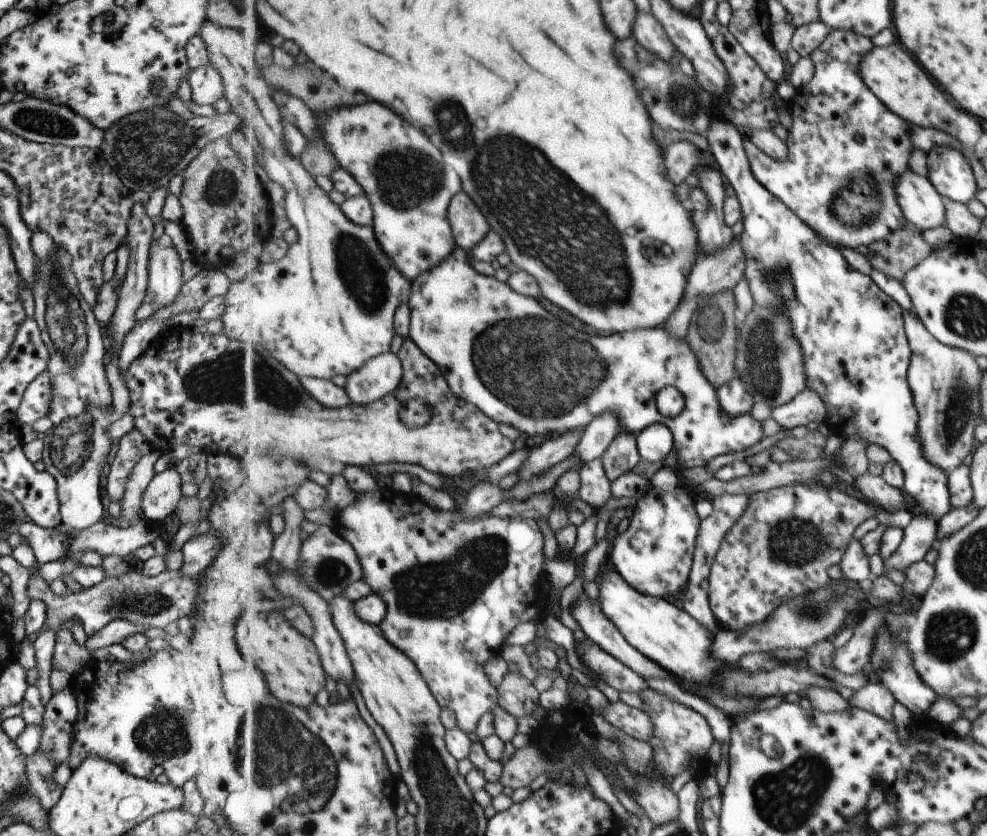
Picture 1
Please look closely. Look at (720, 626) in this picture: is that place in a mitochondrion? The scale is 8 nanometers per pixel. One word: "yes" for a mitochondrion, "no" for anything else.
no

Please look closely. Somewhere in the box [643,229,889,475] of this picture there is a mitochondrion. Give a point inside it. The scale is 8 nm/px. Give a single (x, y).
(763, 365)

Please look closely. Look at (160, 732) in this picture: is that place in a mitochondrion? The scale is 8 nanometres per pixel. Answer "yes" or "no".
yes

